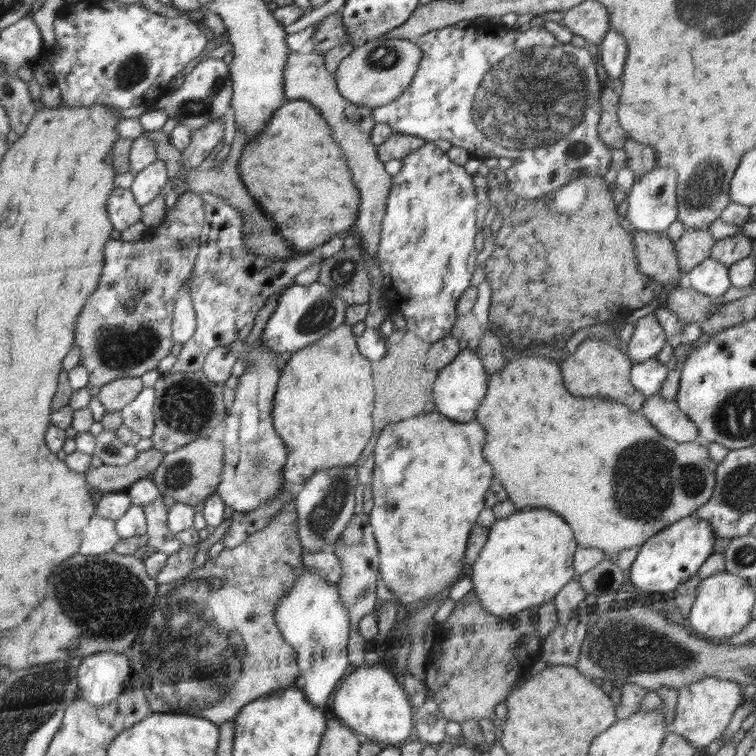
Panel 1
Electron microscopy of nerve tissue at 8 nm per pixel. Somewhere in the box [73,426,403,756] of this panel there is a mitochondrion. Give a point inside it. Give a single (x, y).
(197, 629)

